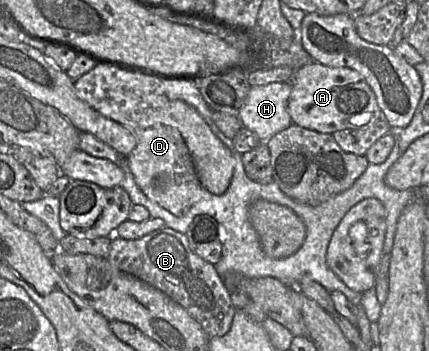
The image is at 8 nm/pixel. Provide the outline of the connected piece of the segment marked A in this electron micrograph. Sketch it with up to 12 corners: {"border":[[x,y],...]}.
{"border":[[297,69],[292,124],[332,134],[383,118],[353,69]]}

